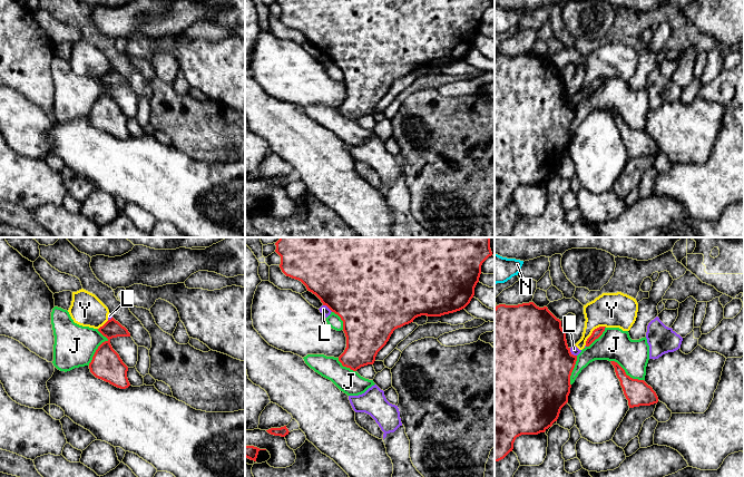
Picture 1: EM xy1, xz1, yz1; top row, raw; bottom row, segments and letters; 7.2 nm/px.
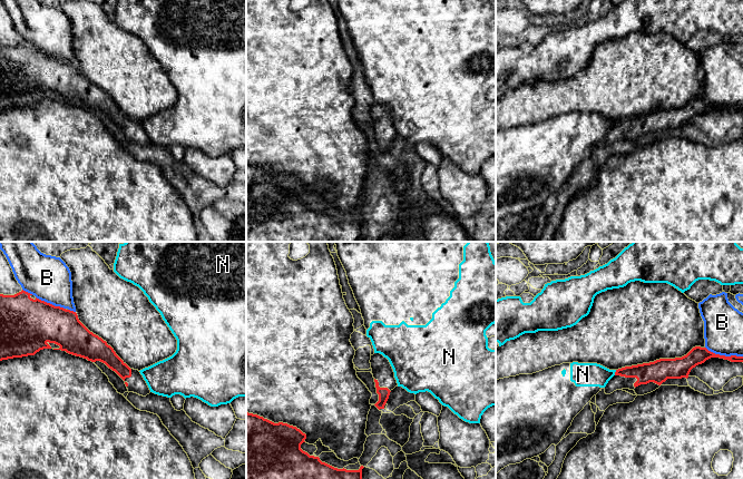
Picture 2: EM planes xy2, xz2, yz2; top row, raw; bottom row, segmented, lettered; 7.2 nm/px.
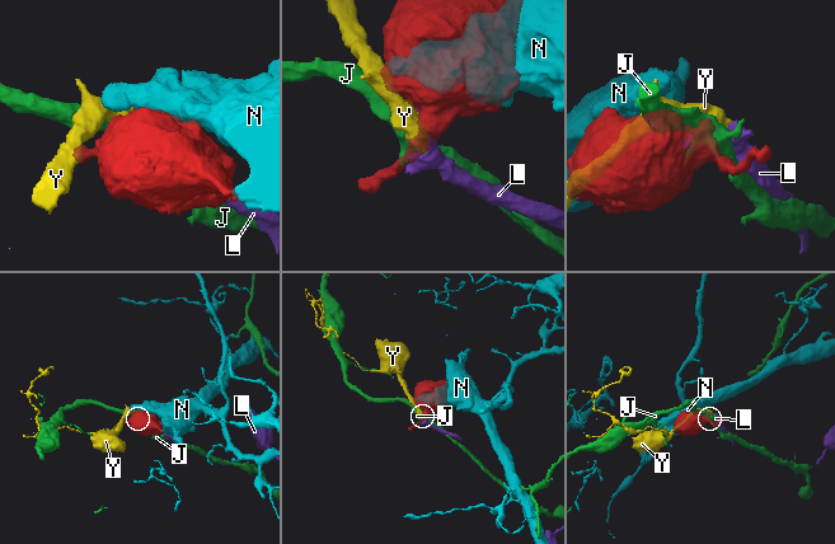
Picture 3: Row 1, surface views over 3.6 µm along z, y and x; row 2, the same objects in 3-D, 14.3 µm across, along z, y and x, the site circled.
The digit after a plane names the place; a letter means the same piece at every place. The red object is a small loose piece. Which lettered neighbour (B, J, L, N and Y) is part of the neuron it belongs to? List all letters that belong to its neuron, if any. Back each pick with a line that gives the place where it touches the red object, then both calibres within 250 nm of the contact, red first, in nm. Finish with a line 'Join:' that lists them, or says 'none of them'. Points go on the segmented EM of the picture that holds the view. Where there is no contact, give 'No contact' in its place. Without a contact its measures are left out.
Join: none of them

